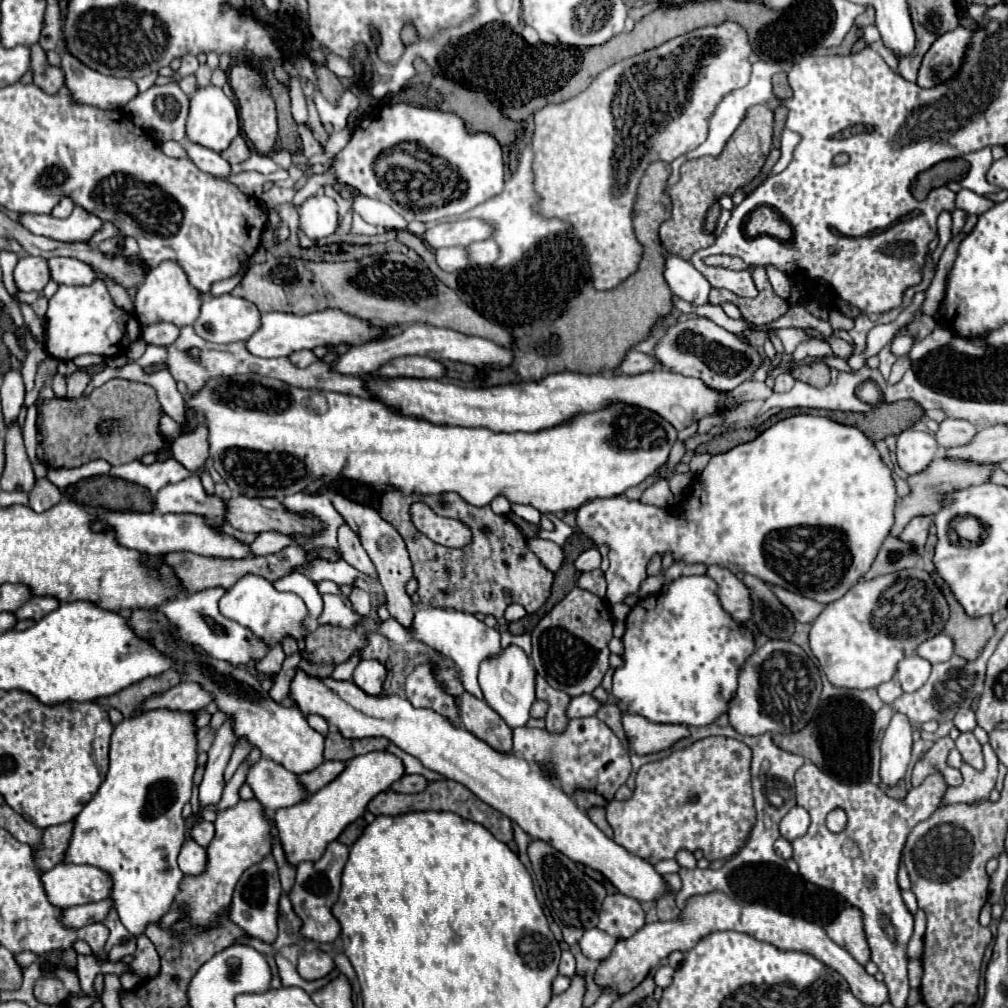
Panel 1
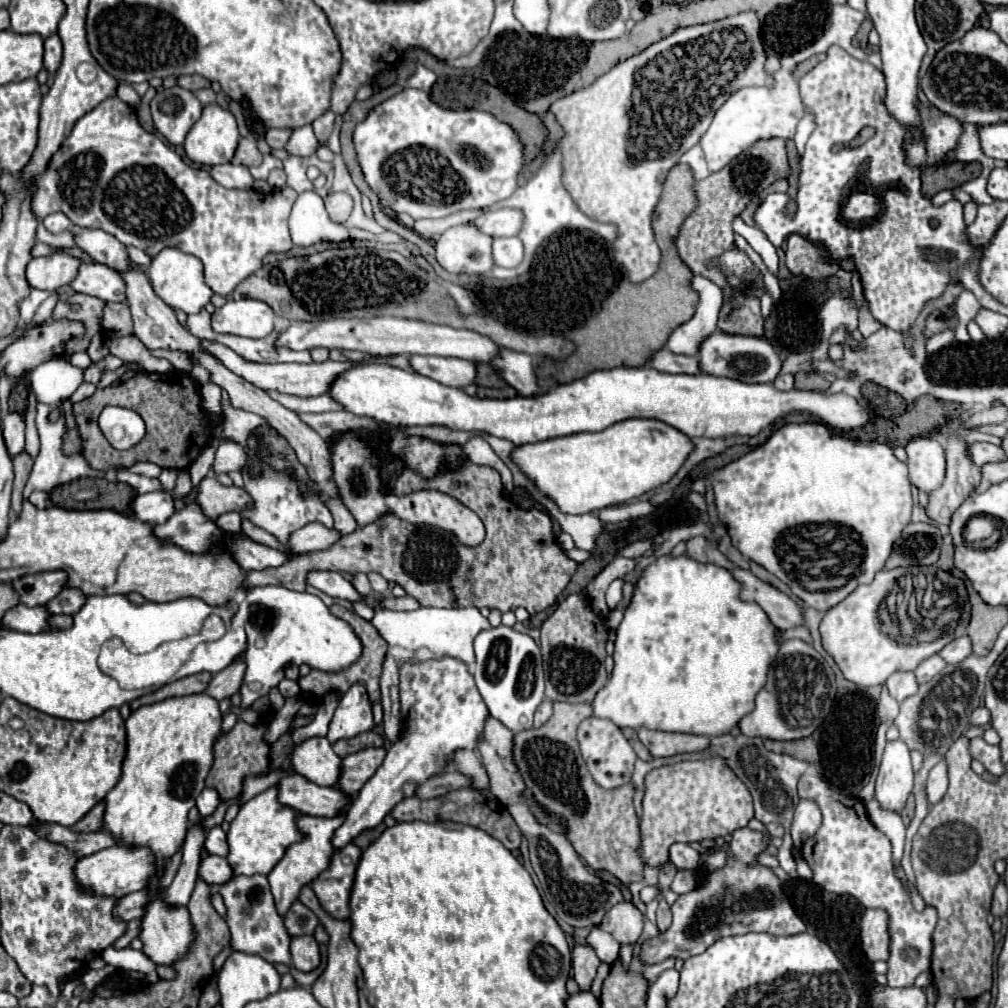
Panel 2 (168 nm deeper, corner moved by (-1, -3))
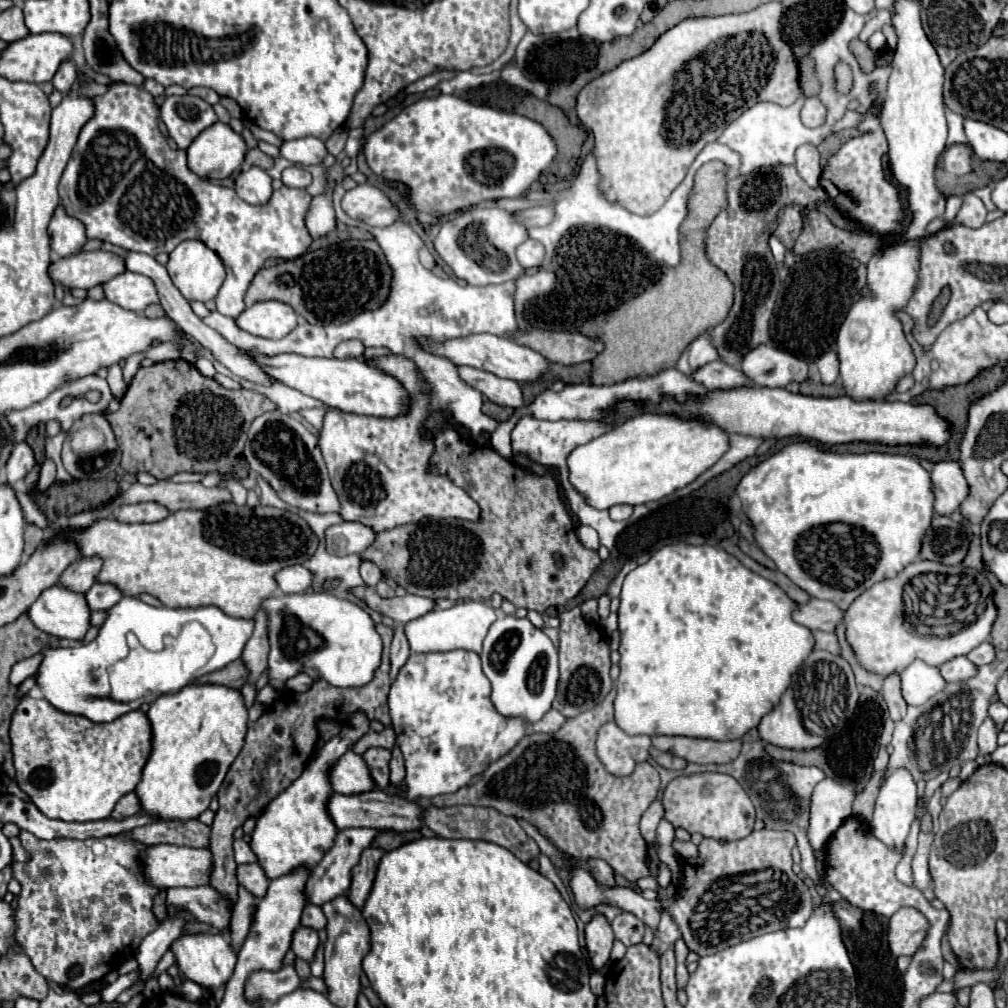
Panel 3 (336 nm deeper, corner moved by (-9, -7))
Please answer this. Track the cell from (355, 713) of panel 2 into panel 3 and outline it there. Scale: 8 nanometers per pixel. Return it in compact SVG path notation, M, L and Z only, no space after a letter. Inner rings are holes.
M362 712L354 714L348 724L342 726L342 732L328 740L316 752L302 776L292 786L288 786L278 798L274 798L266 812L258 818L250 846L258 856L258 864L266 870L270 880L292 874L298 868L314 868L322 860L322 856L332 848L338 828L334 826L326 808L330 796L334 794L332 784L328 780L328 772L336 764L336 760L368 730L370 720Z

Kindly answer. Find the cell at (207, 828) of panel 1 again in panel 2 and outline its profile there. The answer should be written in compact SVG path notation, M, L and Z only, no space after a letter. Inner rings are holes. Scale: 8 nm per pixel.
M214 826L208 834L206 834L206 842L204 848L208 854L218 854L218 856L226 856L228 852L228 844L226 844L226 832L220 826Z

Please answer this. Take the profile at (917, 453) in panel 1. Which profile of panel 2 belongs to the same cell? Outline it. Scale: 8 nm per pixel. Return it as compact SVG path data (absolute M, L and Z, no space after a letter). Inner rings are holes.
M916 436L904 448L908 454L906 466L910 470L910 482L924 492L936 490L946 470L942 444L932 436Z

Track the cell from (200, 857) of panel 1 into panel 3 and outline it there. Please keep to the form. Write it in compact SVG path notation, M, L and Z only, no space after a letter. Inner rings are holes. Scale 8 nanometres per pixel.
M258 862L254 864L240 864L238 870L238 882L252 892L258 900L262 900L262 896L266 896L266 888L270 884L270 878L266 876L266 872L262 872L262 866Z

